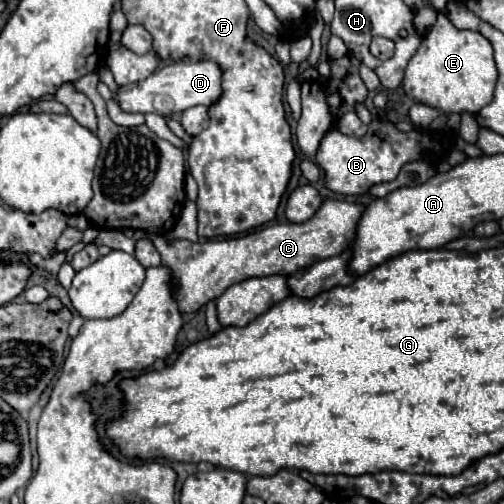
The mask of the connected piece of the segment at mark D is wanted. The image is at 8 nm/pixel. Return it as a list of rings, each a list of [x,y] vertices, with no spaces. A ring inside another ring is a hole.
[[[207,59],[201,61],[177,61],[171,65],[165,65],[161,71],[155,71],[145,81],[131,83],[125,87],[119,87],[117,101],[125,111],[131,113],[157,113],[157,115],[171,115],[181,113],[195,105],[207,105],[211,107],[223,93],[223,69]]]

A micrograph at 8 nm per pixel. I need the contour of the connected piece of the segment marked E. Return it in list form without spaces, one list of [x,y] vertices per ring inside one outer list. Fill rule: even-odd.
[[[439,15],[435,27],[423,37],[417,53],[411,57],[403,89],[405,93],[429,107],[435,107],[443,113],[477,113],[493,99],[497,83],[497,67],[493,59],[491,43],[477,31],[457,29],[453,23]]]

